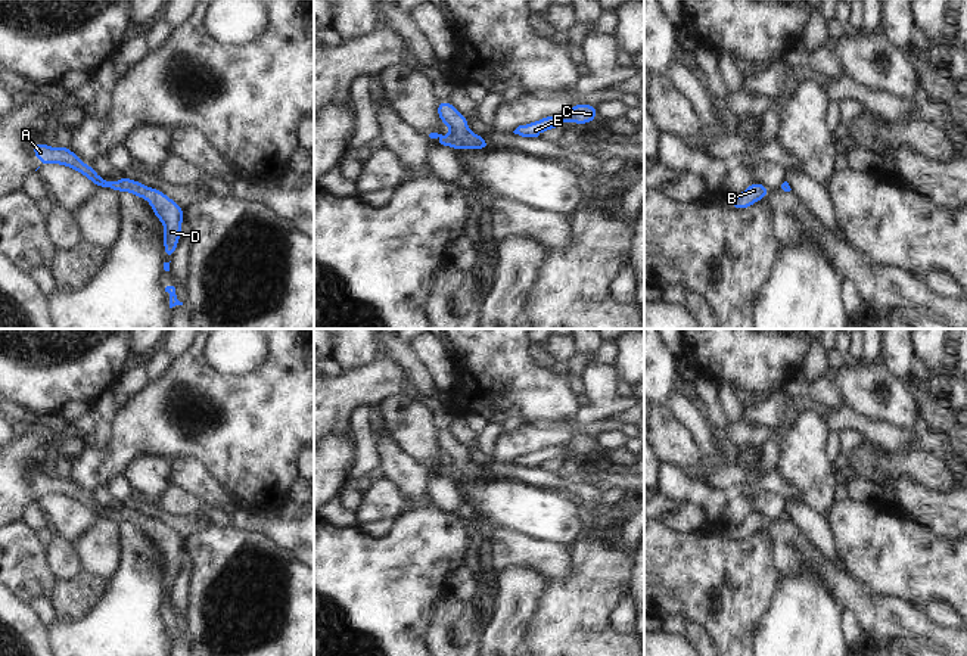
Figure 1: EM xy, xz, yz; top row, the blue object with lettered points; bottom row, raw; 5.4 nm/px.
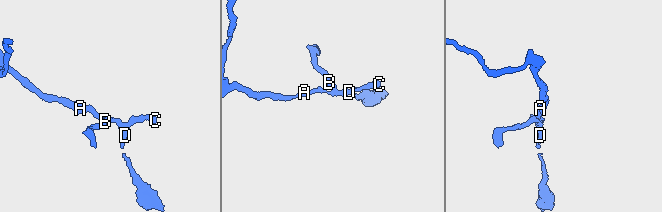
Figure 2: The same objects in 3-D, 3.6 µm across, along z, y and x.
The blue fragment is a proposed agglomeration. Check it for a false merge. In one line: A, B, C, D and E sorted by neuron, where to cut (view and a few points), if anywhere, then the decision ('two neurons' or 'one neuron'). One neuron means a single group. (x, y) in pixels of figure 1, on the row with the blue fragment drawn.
A B C D E; no cut; one neuron

